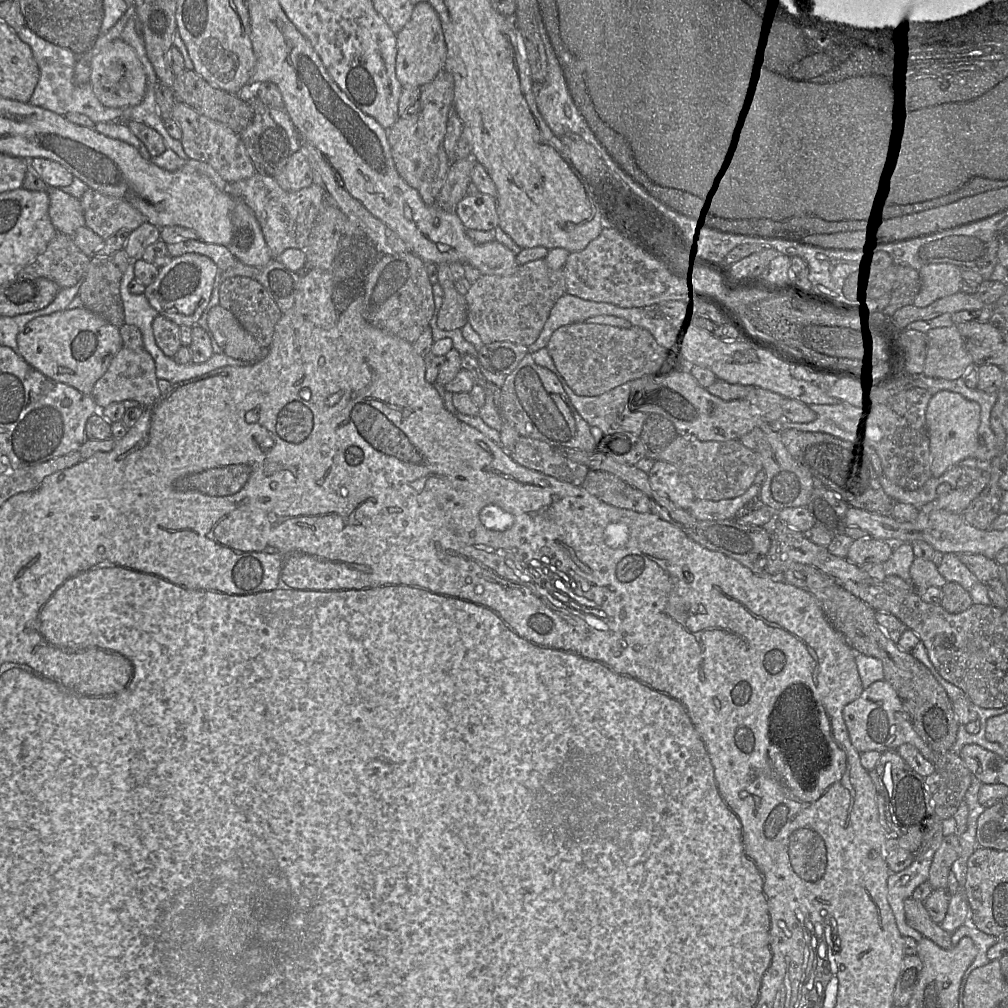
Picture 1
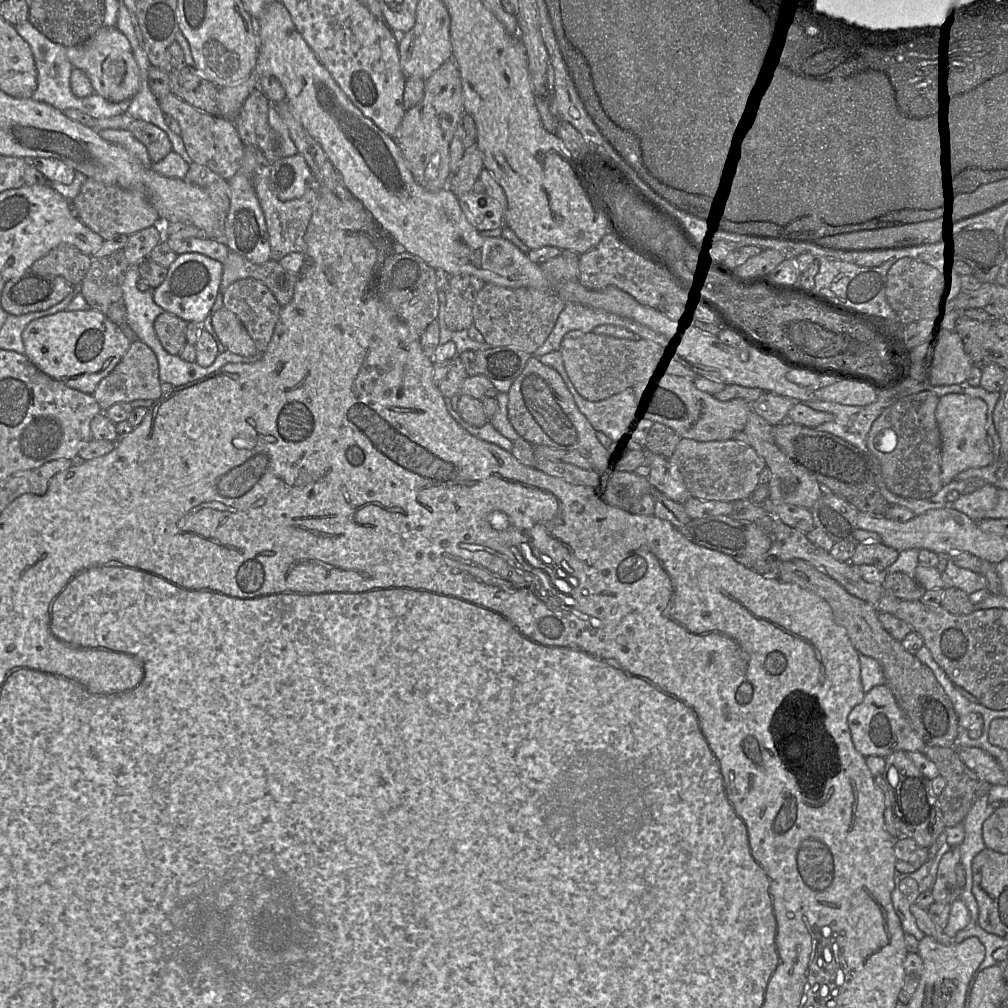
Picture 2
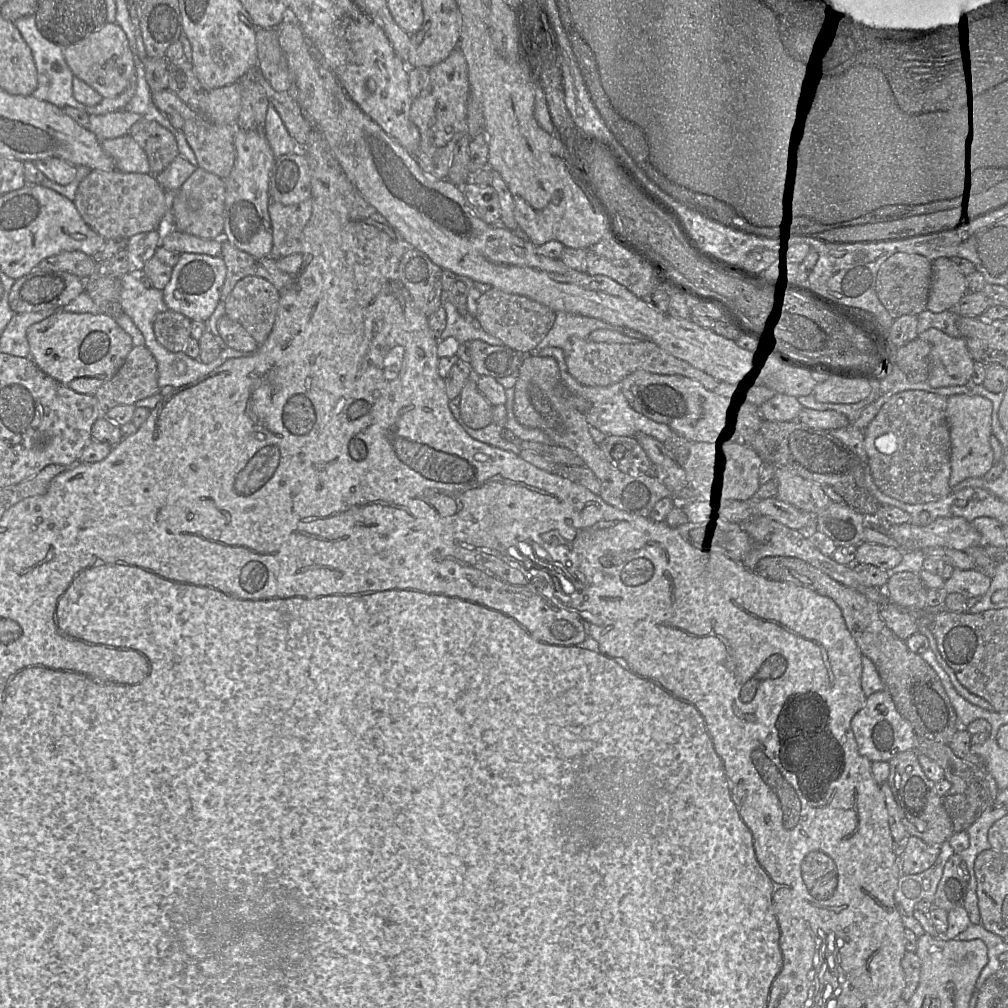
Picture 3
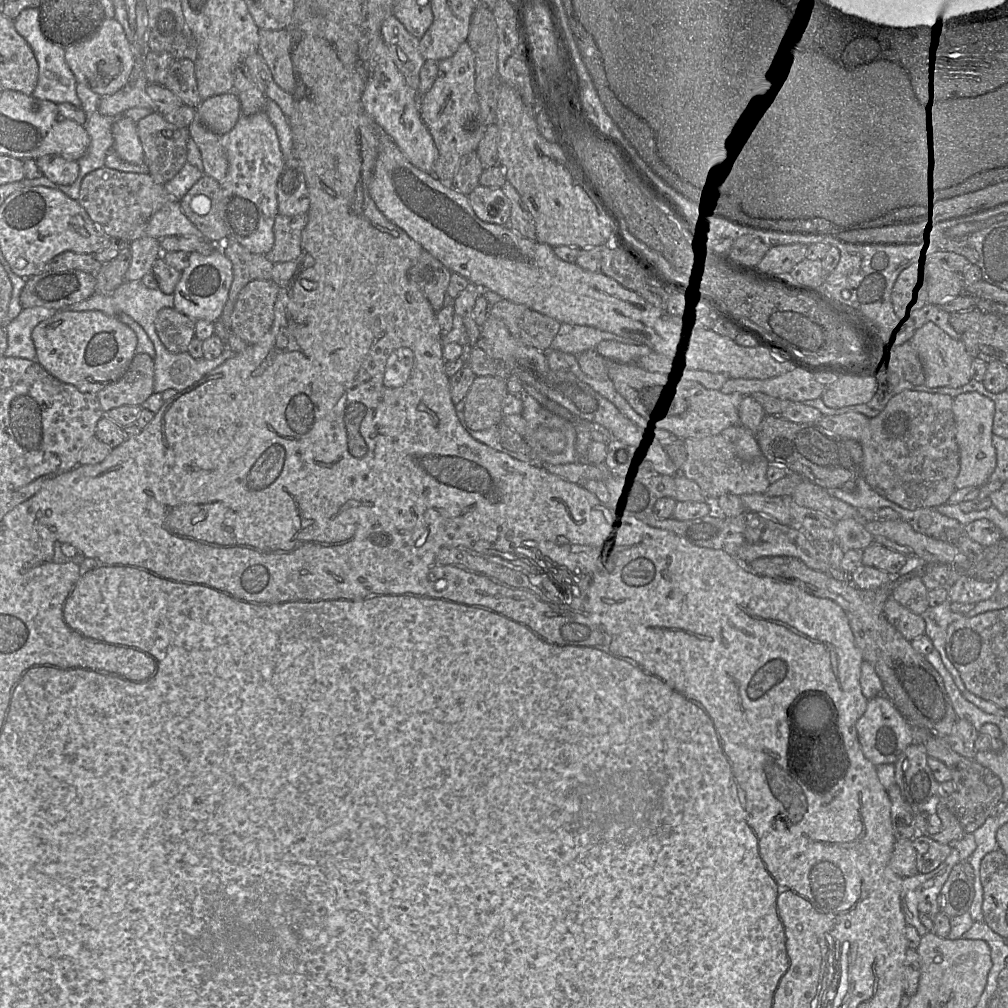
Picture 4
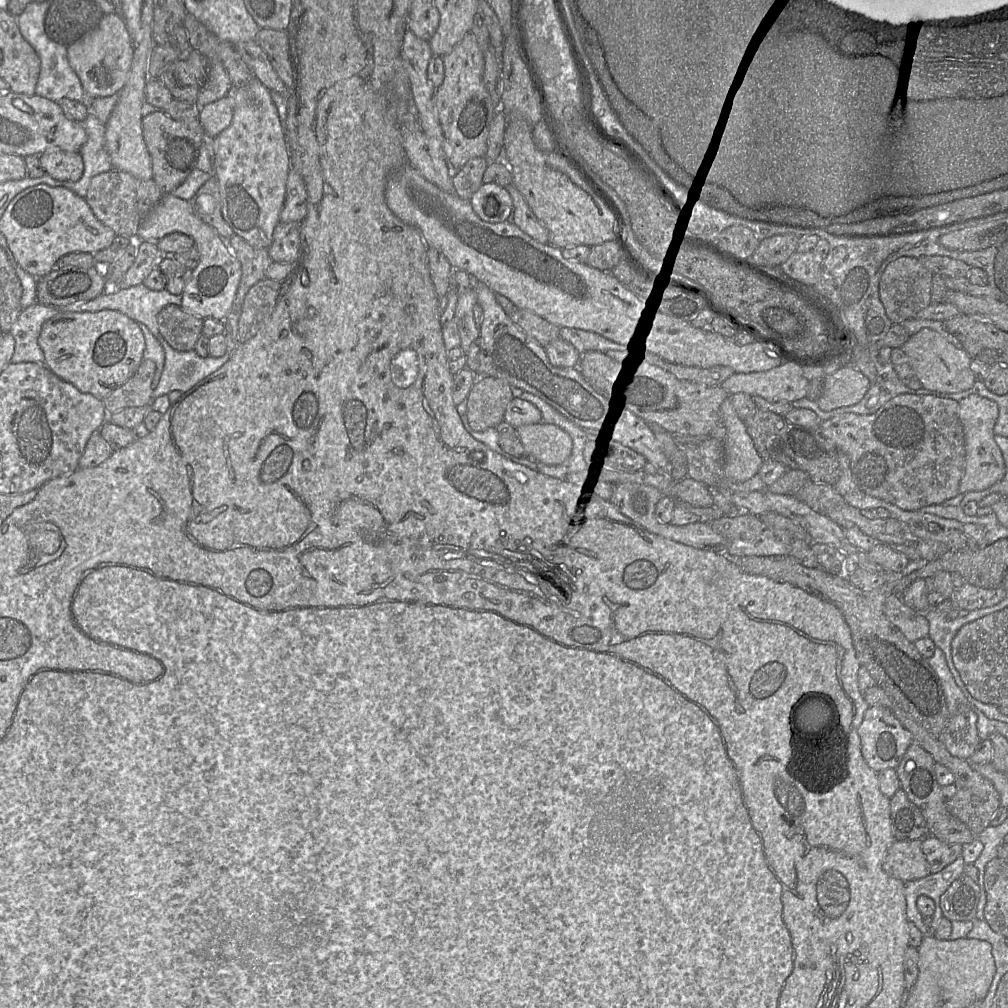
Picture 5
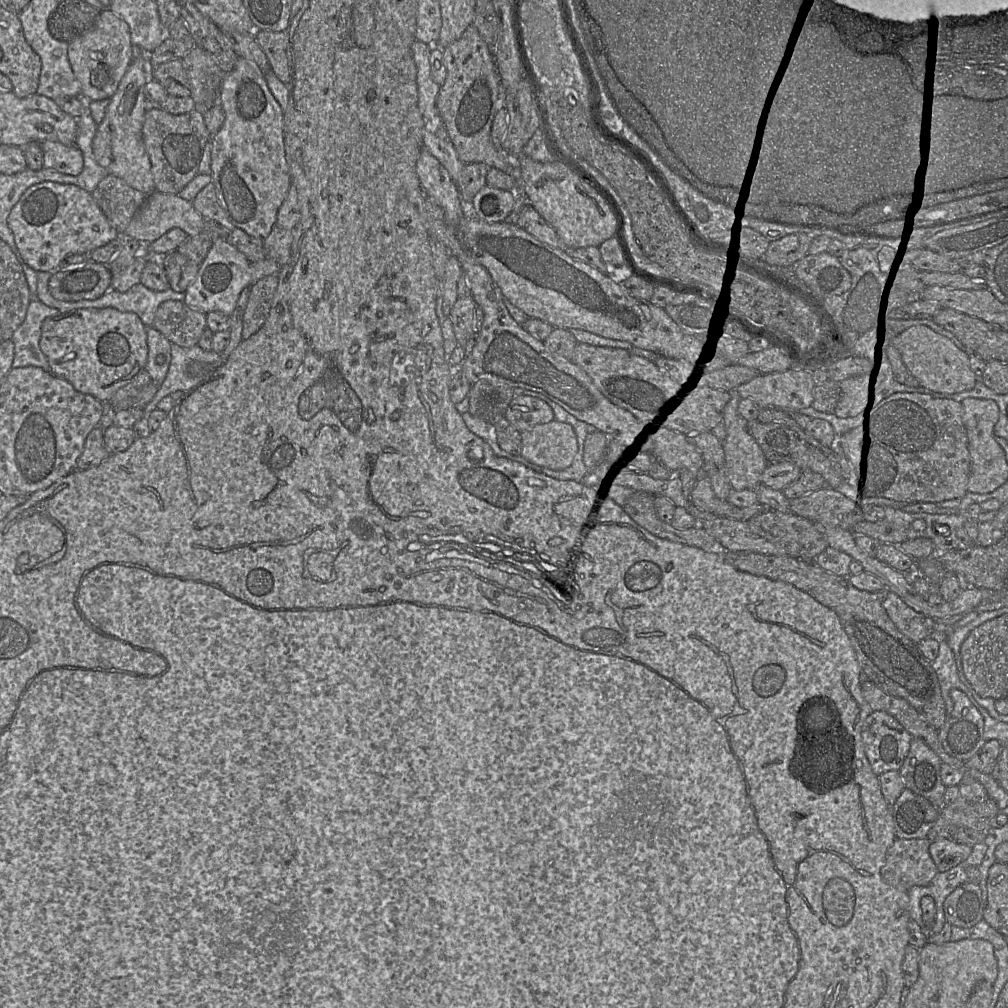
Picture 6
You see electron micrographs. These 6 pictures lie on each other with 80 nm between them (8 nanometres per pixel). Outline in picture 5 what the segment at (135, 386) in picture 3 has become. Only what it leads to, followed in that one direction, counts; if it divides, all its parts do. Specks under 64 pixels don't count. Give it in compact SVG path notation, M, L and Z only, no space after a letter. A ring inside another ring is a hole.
M142 359L135 373L102 400L107 414L126 407L150 406L154 373L155 362Z

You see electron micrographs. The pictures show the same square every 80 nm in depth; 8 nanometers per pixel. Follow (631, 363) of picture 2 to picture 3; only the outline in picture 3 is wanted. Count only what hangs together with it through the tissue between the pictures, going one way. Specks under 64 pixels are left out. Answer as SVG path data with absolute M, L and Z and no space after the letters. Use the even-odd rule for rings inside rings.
M570 338L563 346L568 371L571 376L584 386L609 386L620 383L627 375L644 370L654 374L680 375L699 382L705 389L713 391L717 380L692 367L651 341L639 341L638 344L619 344L593 342L589 338Z

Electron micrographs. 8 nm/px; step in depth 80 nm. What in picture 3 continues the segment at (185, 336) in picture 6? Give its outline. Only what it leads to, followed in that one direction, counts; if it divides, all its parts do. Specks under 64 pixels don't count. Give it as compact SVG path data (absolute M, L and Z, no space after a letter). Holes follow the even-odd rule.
M167 310L155 316L154 334L157 341L170 352L182 352L191 338L192 320L183 314Z

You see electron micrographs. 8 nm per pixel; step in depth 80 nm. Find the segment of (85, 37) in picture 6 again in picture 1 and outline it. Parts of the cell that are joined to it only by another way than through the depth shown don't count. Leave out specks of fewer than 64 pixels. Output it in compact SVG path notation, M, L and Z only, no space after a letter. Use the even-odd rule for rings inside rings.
M123 39L113 40L104 46L90 62L90 84L102 105L126 109L143 100L146 91L146 73L132 46Z

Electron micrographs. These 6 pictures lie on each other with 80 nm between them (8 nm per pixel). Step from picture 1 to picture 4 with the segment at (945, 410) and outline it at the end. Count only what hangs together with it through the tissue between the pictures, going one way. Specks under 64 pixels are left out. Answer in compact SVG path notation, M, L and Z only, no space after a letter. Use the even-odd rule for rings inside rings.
M979 392L962 393L953 398L953 414L960 457L960 470L955 487L981 487L987 483L996 468L996 450L992 442L995 404Z

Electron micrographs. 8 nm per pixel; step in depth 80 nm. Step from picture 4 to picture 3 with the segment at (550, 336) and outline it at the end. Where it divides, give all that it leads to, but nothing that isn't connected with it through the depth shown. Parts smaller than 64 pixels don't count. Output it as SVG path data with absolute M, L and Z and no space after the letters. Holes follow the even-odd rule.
M491 288L481 295L475 319L485 332L499 339L502 345L531 354L553 328L556 315L556 312L529 298Z

